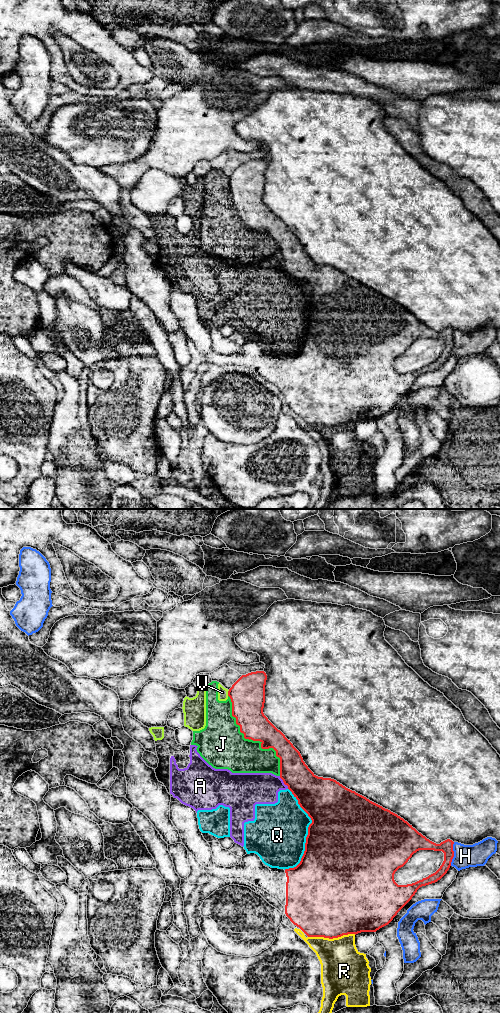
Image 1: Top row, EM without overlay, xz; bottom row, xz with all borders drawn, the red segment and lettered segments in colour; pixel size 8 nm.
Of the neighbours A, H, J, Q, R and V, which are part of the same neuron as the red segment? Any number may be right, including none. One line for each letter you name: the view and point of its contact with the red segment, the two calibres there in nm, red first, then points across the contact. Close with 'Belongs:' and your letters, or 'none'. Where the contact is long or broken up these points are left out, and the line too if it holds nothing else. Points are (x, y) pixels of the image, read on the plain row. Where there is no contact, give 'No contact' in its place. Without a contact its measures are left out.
Belongs: none

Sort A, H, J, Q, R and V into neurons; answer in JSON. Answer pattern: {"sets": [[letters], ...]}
{"sets": [["A", "J", "Q", "R", "V"], ["H"]]}

